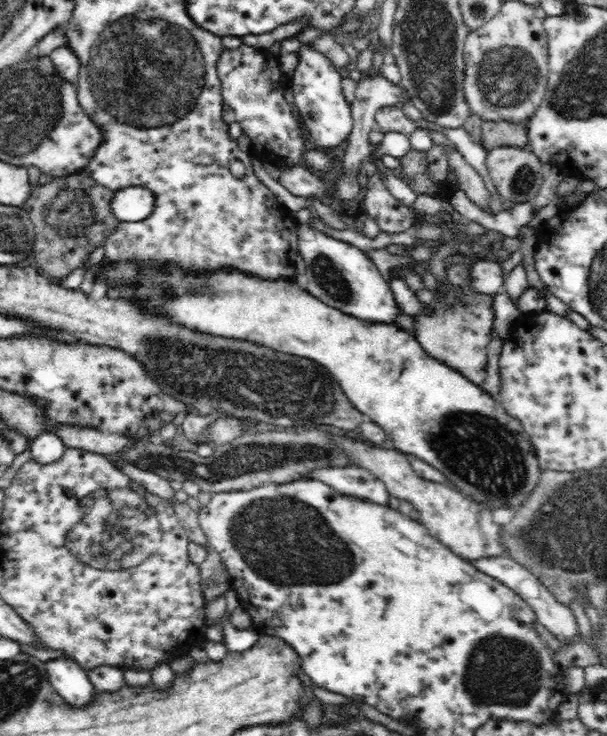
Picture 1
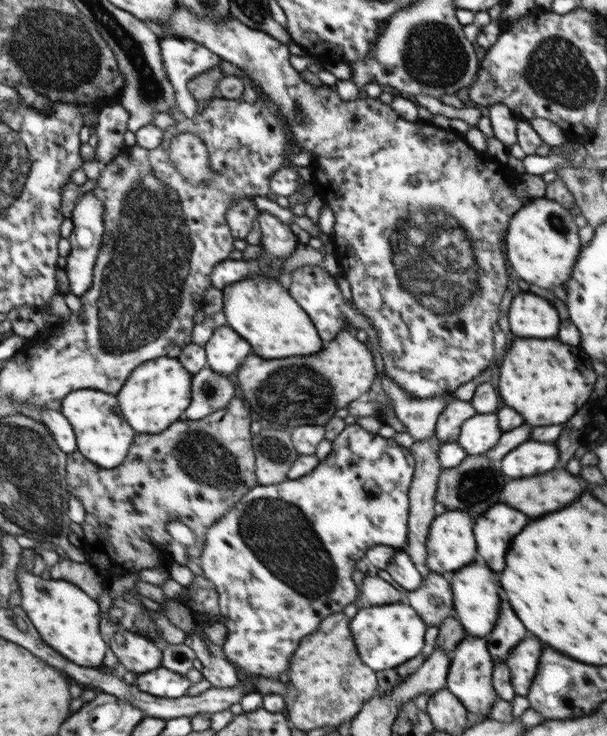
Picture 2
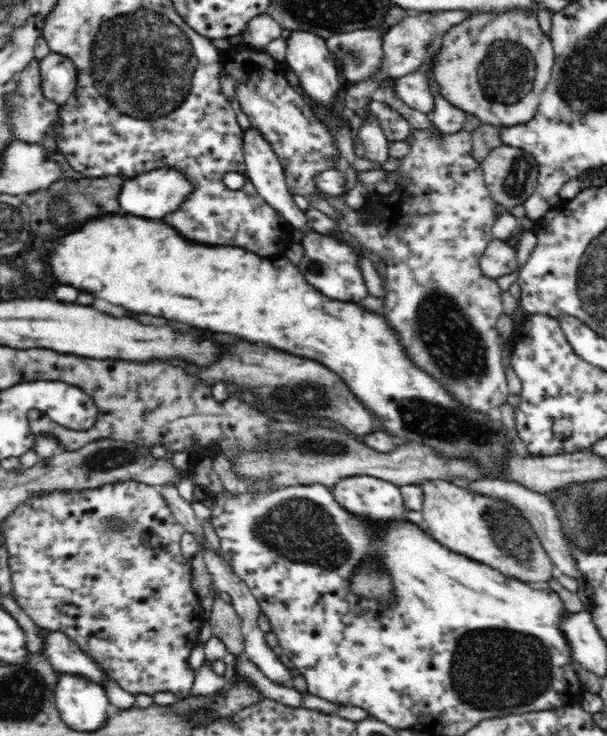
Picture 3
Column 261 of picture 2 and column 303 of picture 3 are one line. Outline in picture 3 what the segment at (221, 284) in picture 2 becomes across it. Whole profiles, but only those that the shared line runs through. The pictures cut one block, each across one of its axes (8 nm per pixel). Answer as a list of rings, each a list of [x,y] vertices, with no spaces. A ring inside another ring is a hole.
[[[250,127],[243,130],[243,132],[243,154],[247,167],[246,176],[253,182],[258,194],[270,206],[273,206],[291,224],[293,229],[302,231],[307,224],[306,215],[304,211],[296,206],[294,199],[292,199],[293,195],[286,184],[284,168],[276,155],[276,151],[272,149],[272,145],[264,139],[264,136],[256,128]],[[314,231],[306,232],[300,244],[303,248],[303,254],[297,267],[306,281],[324,296],[334,300],[360,304],[360,301],[368,295],[367,286],[359,264],[357,264],[361,255],[354,252],[350,245]]]

